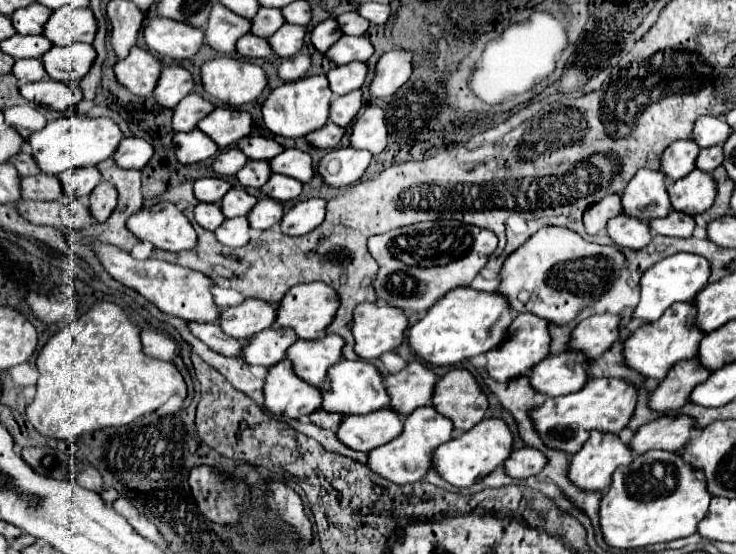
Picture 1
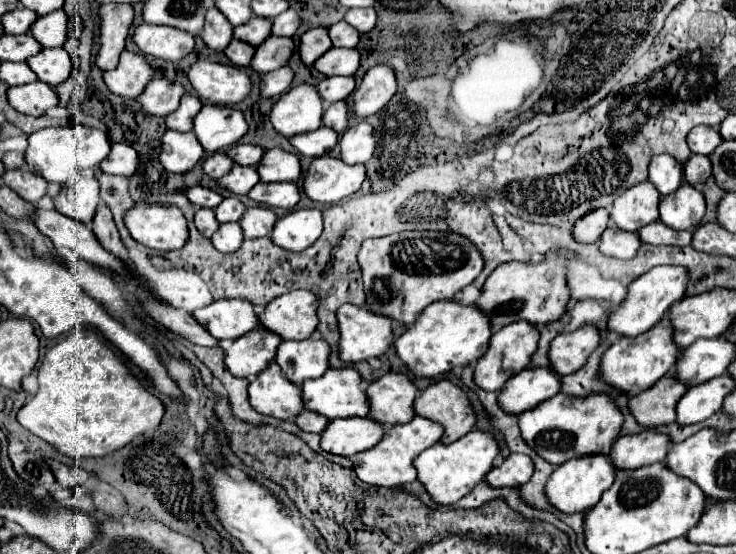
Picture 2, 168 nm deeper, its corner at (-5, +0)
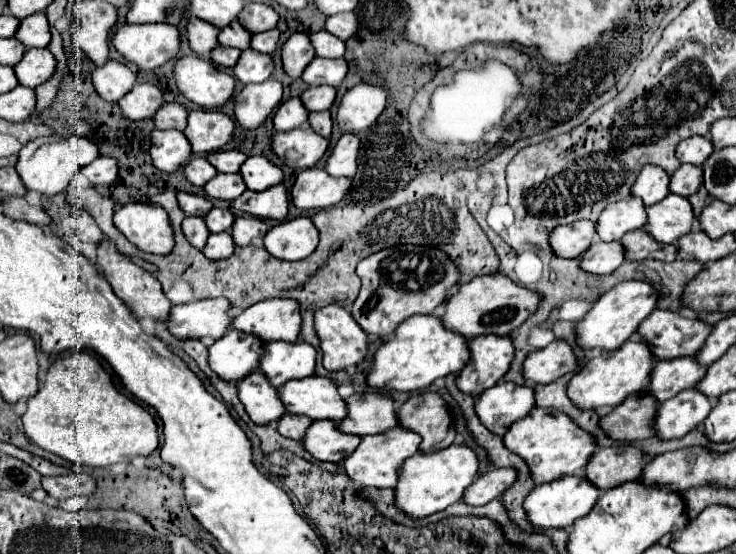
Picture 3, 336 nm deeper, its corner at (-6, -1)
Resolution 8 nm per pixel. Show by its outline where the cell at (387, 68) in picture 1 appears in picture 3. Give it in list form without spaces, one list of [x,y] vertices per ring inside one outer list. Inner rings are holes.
[[[358,83],[340,101],[338,125],[344,133],[358,133],[370,127],[386,109],[386,91],[382,85]]]

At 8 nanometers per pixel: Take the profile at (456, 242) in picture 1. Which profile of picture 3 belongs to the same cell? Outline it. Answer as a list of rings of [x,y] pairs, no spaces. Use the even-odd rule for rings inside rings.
[[[396,245],[396,247],[384,249],[384,251],[372,253],[358,263],[356,273],[362,279],[362,289],[360,289],[358,299],[352,305],[352,315],[368,335],[378,335],[382,339],[386,339],[386,335],[394,333],[396,327],[402,321],[406,321],[410,315],[432,313],[438,305],[448,301],[446,291],[460,281],[460,269],[456,267],[456,263],[452,263],[452,259],[448,259],[448,255],[444,255],[444,251],[440,251],[436,247],[424,247],[424,245]]]

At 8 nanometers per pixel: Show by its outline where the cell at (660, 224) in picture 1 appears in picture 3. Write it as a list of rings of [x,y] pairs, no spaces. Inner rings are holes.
[[[636,229],[630,231],[628,235],[622,237],[622,245],[626,249],[626,259],[628,261],[642,261],[642,259],[660,259],[660,261],[674,261],[678,255],[678,247],[676,243],[656,243],[656,239],[652,239],[652,235],[648,235],[648,231],[644,229]]]

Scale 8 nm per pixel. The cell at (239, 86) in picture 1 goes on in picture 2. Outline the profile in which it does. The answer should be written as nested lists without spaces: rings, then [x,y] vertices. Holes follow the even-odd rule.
[[[197,60],[189,68],[187,78],[207,104],[237,104],[251,92],[251,78],[233,64]]]

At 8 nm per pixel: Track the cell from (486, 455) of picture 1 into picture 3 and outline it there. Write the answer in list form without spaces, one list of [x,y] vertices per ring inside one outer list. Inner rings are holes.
[[[450,445],[434,453],[416,453],[404,461],[400,469],[400,479],[396,485],[396,505],[410,517],[428,517],[436,511],[444,511],[452,503],[460,501],[464,489],[478,475],[478,457],[468,445]]]

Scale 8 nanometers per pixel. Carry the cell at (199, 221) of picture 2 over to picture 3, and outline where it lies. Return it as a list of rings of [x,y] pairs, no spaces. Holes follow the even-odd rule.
[[[188,215],[182,223],[184,235],[186,239],[196,247],[196,249],[204,249],[204,243],[208,241],[208,227],[204,227],[204,217],[196,217],[196,215]]]

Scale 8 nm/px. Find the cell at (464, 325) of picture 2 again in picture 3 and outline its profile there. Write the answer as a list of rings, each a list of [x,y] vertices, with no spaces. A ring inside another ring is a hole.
[[[414,315],[400,323],[394,339],[382,343],[376,351],[368,385],[384,391],[418,391],[440,377],[462,371],[462,363],[468,363],[468,339],[462,339],[462,335],[444,327],[442,319],[436,315]]]

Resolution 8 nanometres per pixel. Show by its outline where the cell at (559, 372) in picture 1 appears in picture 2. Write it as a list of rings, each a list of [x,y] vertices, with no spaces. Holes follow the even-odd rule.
[[[547,368],[523,370],[511,376],[497,396],[497,404],[503,412],[519,416],[533,410],[545,398],[559,394],[559,376]]]

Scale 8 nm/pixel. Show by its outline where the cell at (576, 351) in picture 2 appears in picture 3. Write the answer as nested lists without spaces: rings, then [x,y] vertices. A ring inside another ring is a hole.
[[[552,341],[548,347],[534,351],[524,361],[524,379],[534,383],[552,383],[562,375],[578,369],[574,347],[566,341]]]

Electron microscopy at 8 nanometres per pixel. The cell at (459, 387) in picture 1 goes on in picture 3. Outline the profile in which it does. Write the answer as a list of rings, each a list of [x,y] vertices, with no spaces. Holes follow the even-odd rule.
[[[438,393],[412,395],[400,409],[398,421],[402,427],[422,435],[420,449],[424,453],[446,449],[454,443],[456,429],[452,425],[450,409]]]

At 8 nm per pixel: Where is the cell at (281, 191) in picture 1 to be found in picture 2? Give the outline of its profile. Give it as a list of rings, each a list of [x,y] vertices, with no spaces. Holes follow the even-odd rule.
[[[275,182],[275,184],[255,184],[247,194],[253,202],[267,208],[285,208],[291,210],[299,202],[299,188],[293,182]]]

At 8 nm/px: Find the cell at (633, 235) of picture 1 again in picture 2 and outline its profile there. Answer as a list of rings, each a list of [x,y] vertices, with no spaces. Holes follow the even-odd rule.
[[[607,228],[601,234],[601,244],[597,242],[599,252],[609,256],[609,258],[619,258],[619,260],[631,260],[635,258],[637,250],[639,250],[639,238],[635,232],[627,234],[623,230],[615,230],[615,228]]]

